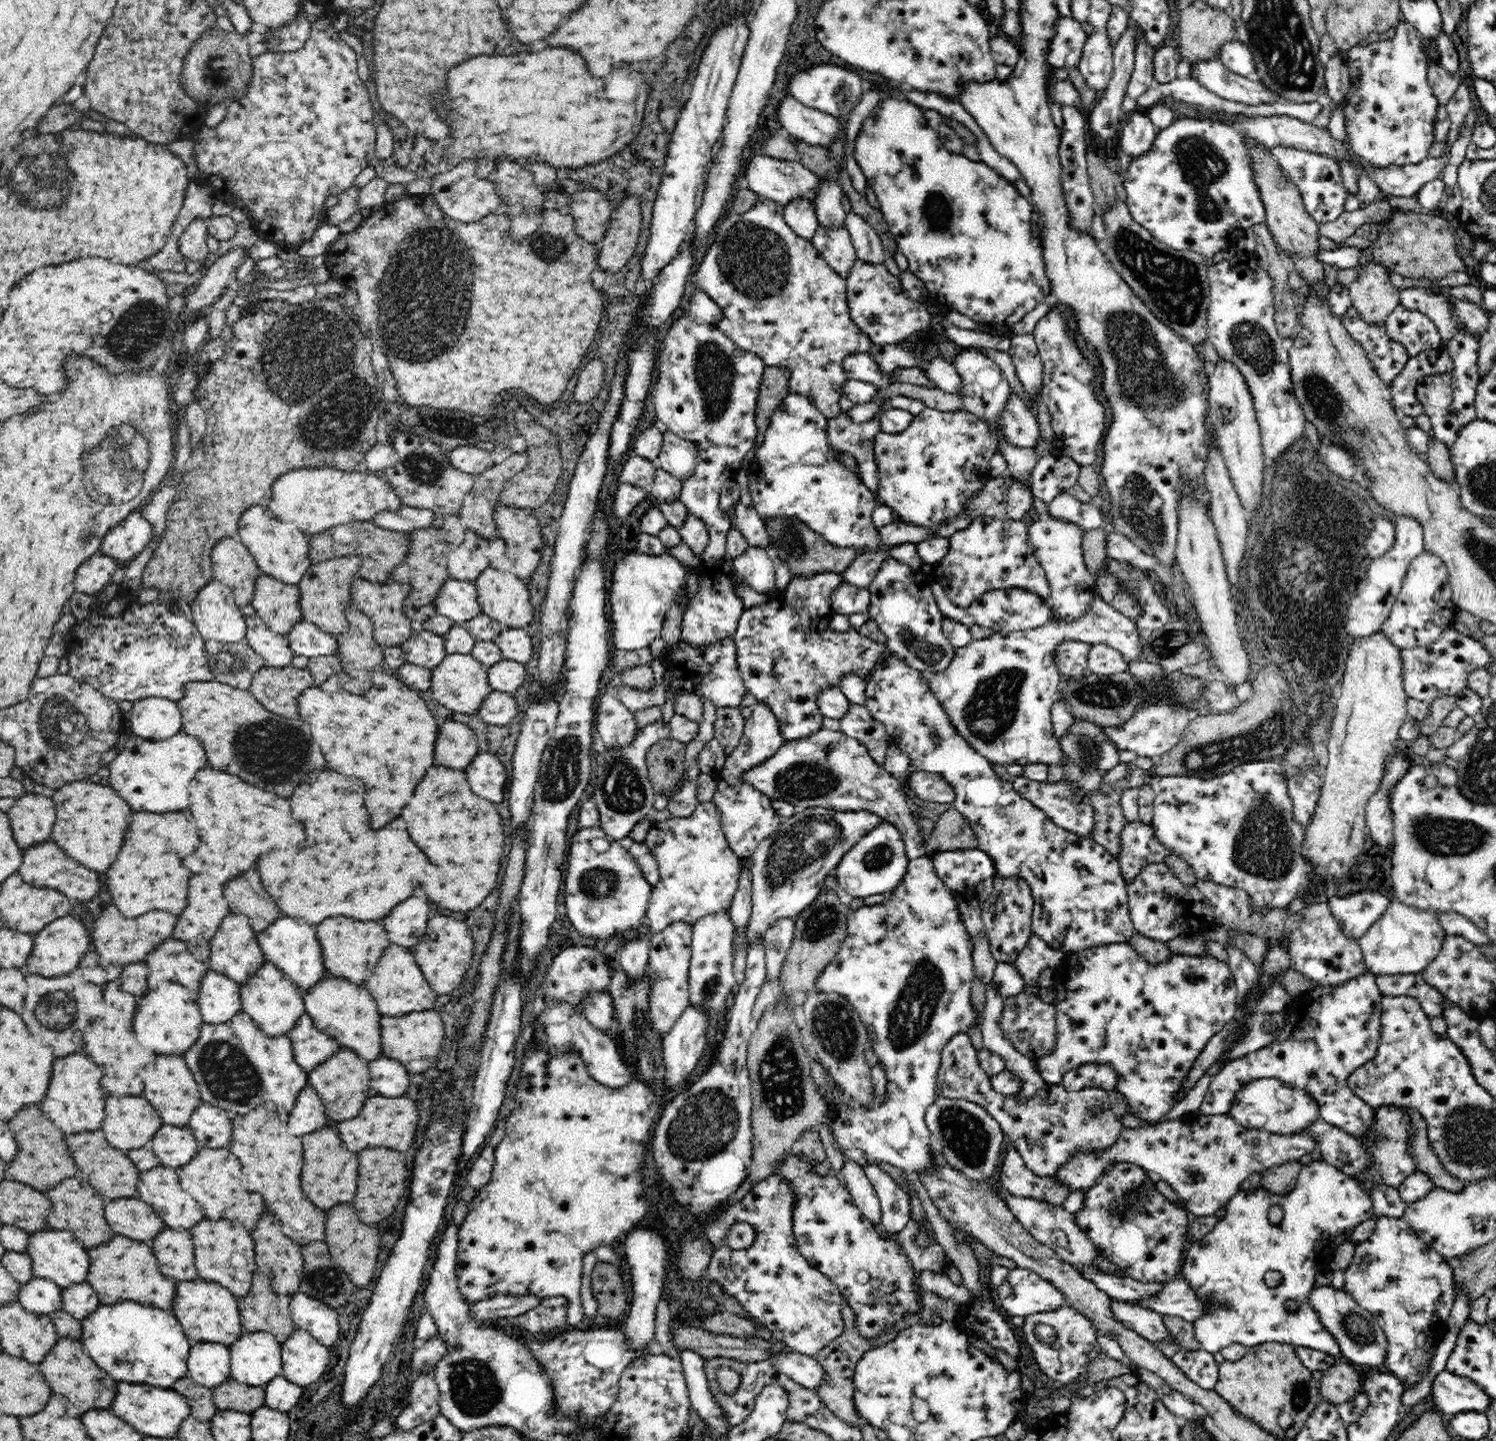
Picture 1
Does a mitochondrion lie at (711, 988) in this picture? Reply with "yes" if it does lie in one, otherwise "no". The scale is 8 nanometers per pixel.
yes

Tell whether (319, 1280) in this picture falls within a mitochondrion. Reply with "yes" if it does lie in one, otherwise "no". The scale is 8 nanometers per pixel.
yes

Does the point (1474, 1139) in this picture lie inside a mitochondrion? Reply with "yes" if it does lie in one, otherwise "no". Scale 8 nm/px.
yes

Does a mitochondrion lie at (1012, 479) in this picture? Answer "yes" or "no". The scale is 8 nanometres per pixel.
no

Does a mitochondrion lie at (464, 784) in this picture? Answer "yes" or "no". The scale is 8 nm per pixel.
no

